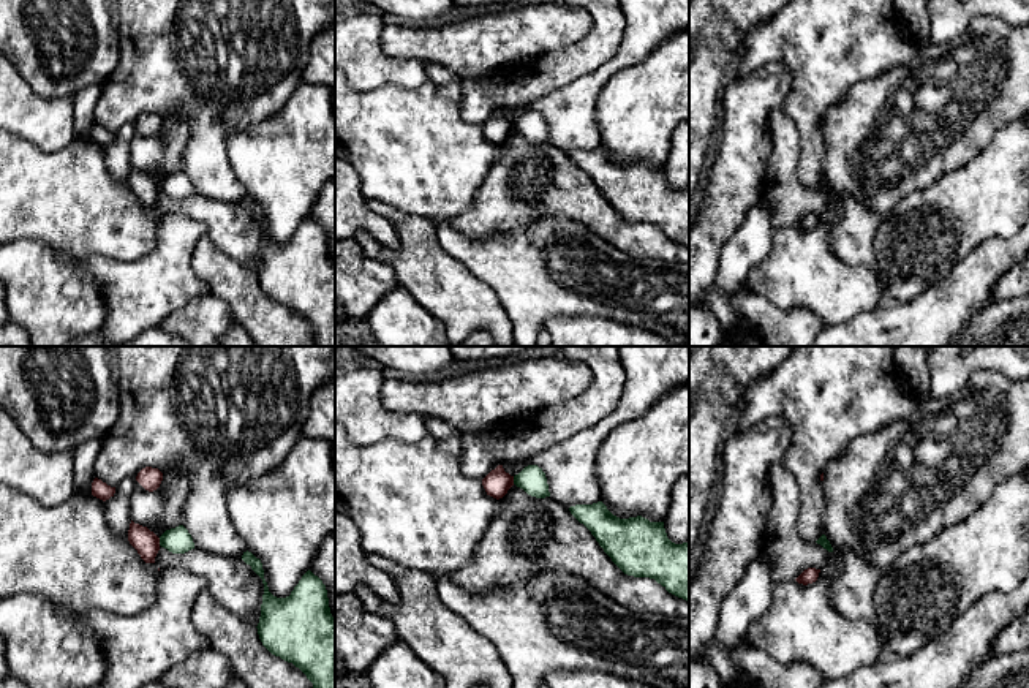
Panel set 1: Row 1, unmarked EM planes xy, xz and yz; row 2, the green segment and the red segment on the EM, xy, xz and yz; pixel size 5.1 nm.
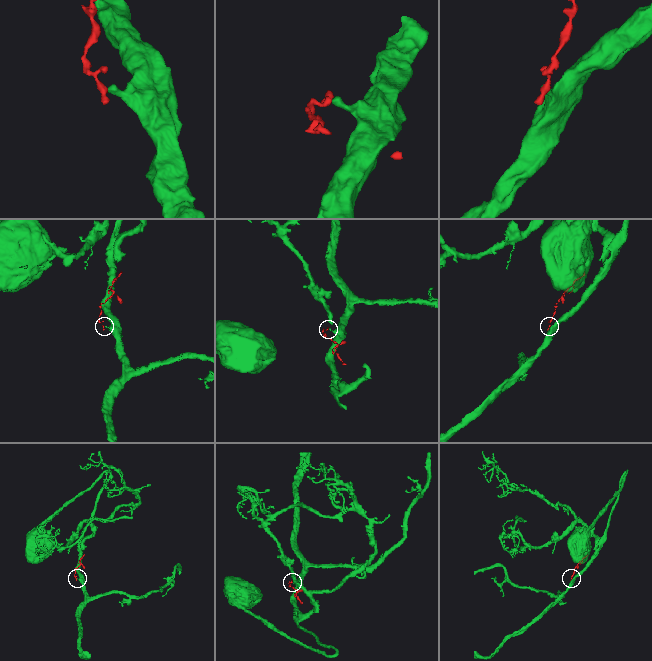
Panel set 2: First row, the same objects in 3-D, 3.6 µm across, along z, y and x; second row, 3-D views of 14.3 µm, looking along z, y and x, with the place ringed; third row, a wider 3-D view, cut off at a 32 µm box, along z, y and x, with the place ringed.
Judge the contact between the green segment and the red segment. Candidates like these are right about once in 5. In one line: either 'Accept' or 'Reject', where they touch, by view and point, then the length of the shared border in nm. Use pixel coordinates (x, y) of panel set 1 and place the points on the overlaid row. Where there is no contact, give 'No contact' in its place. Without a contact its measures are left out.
Reject. Touches green at xy (160, 541). Shared border 40 nm

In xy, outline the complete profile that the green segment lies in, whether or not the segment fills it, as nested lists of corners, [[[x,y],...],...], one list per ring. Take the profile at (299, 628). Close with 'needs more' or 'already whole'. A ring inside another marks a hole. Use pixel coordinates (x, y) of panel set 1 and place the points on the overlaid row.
[[[248,550],[242,560],[264,584],[256,626],[262,645],[299,667],[313,688],[335,688],[335,617],[322,580],[308,569],[289,596],[277,598],[269,592],[261,560]]] | already whole

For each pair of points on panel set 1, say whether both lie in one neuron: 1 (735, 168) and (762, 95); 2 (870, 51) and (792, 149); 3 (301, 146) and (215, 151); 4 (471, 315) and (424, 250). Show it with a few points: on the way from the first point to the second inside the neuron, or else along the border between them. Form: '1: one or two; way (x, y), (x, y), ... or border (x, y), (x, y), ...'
1: one; way (737, 151), (745, 143), (746, 113)
2: two; border (780, 108), (800, 132), (800, 177)
3: two; border (253, 124), (228, 139), (242, 185)
4: one; way (456, 299), (424, 266)

